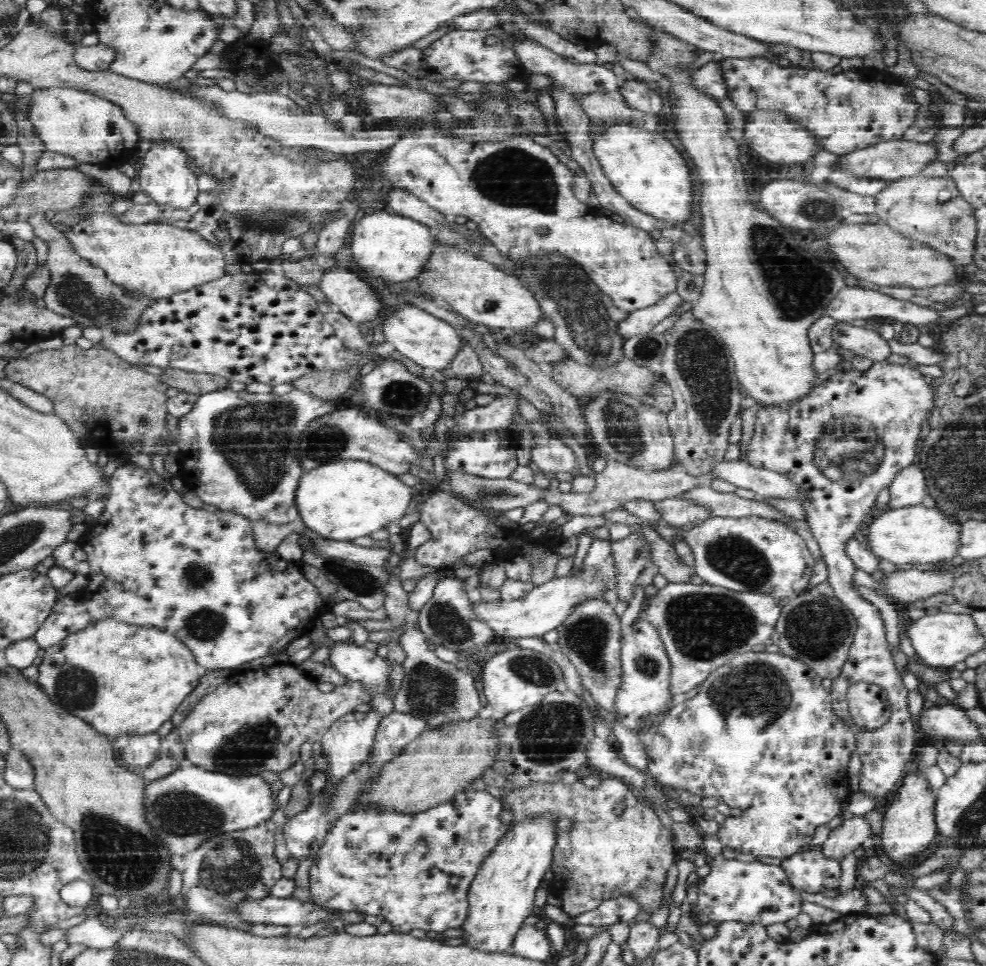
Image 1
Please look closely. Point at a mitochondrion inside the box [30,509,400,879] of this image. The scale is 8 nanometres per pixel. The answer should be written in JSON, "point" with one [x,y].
{"point":[181,814]}

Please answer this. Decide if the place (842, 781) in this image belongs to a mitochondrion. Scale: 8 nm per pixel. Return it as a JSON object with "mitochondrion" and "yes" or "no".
{"mitochondrion":"no"}

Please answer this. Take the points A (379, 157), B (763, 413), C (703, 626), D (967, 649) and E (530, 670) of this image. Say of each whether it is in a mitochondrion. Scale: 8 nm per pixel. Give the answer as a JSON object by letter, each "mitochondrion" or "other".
{"A":"other","B":"other","C":"mitochondrion","D":"other","E":"mitochondrion"}

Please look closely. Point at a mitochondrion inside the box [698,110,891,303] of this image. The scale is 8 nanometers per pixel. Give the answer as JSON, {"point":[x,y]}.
{"point":[816,210]}

